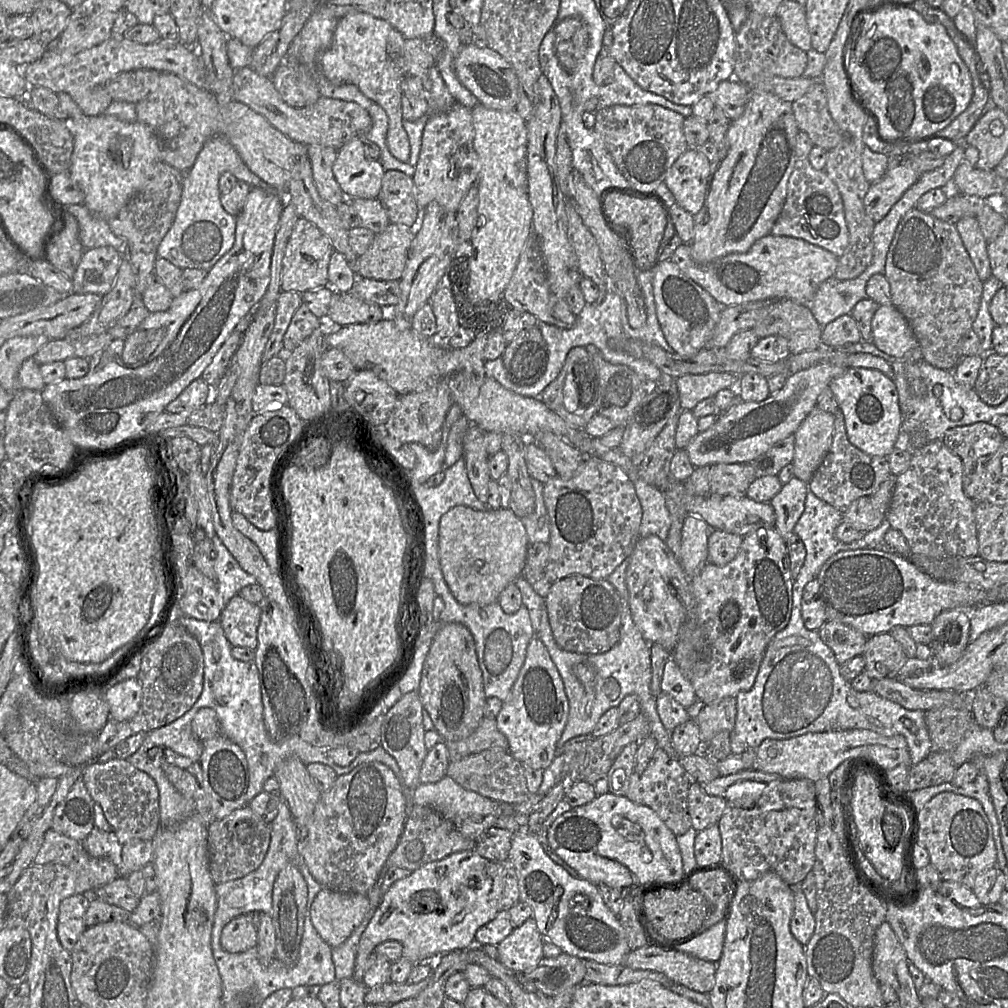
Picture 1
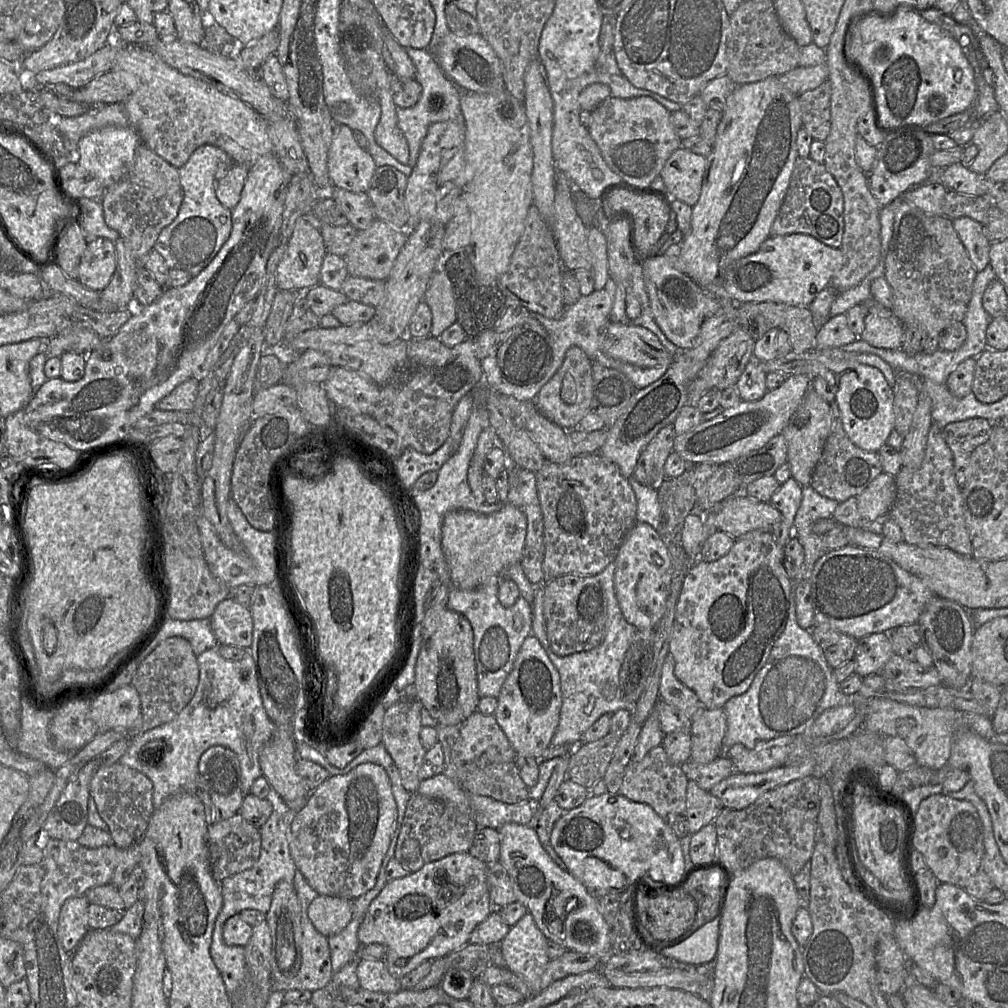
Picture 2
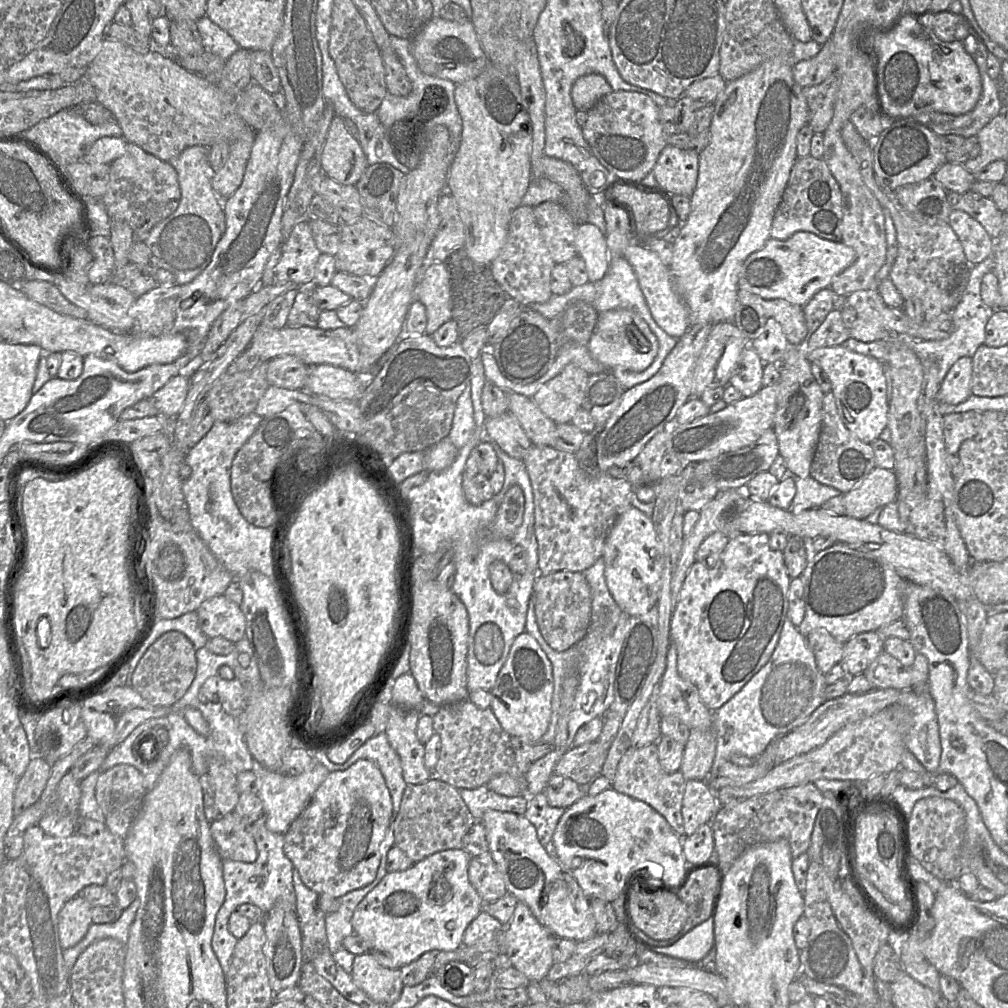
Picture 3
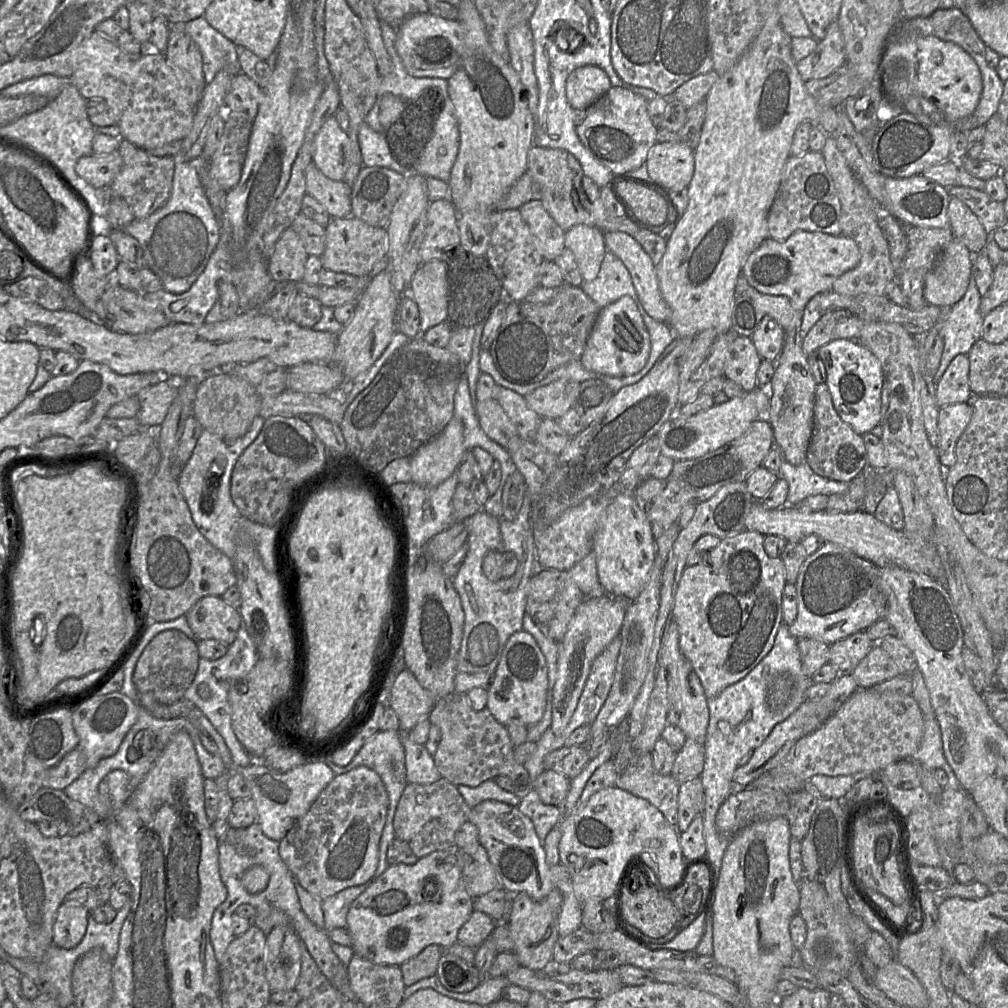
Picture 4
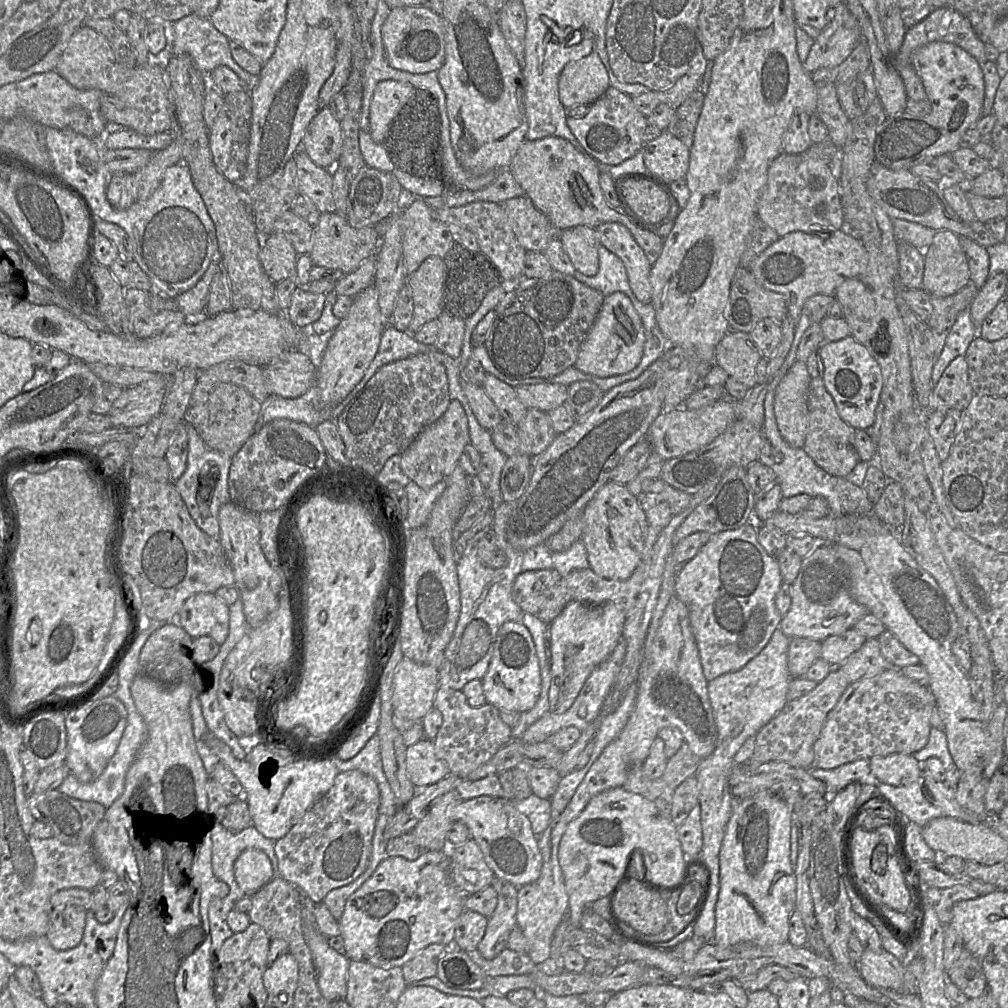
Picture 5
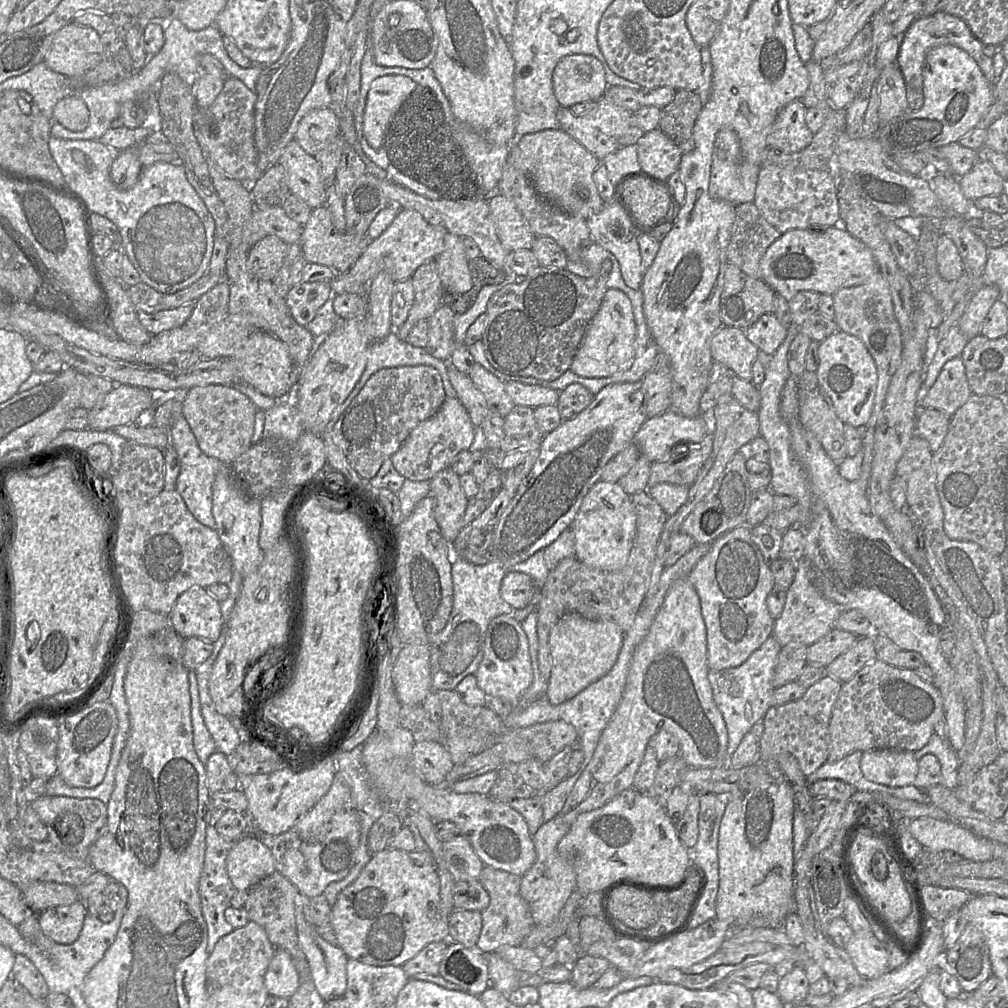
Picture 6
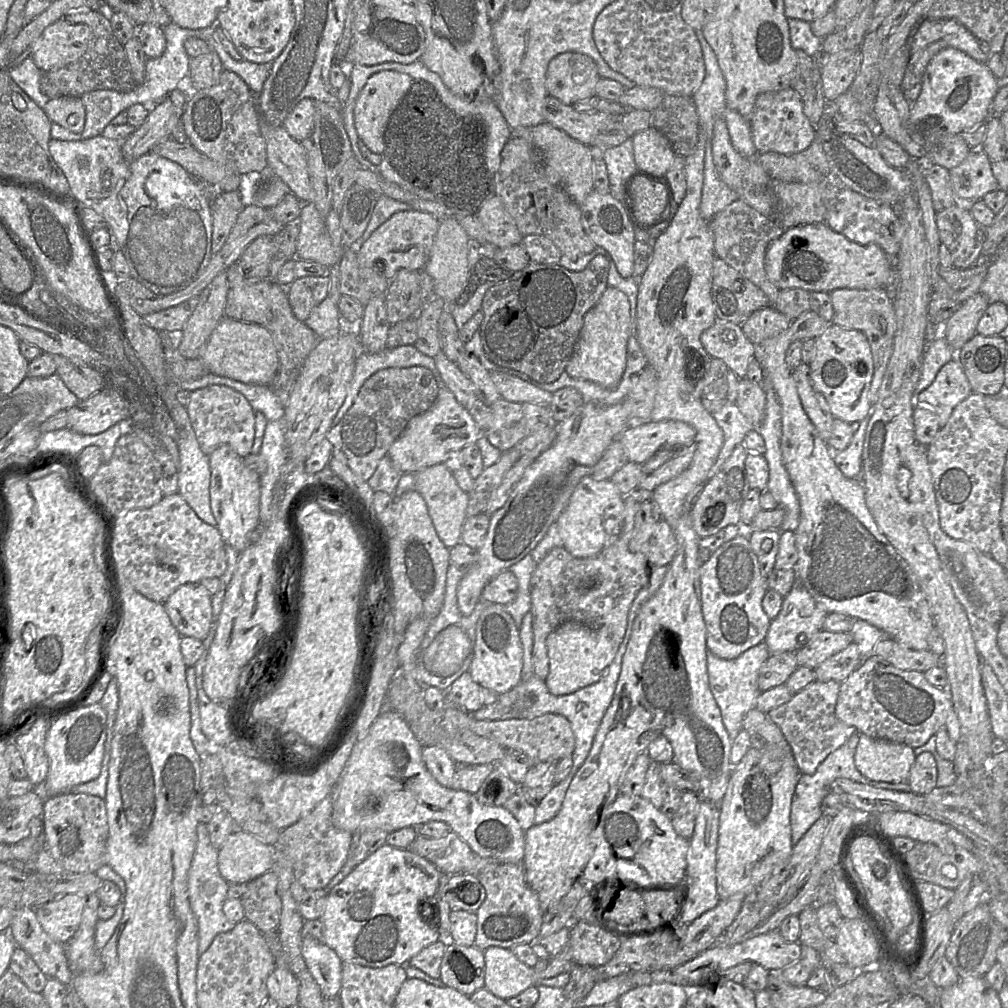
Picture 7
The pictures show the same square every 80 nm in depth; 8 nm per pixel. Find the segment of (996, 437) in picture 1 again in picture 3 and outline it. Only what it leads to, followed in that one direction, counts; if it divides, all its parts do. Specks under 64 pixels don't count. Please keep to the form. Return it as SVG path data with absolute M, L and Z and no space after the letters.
M967 411L943 416L943 434L948 456L948 465L954 479L962 473L962 464L958 456L961 444L973 438L979 431L982 413Z

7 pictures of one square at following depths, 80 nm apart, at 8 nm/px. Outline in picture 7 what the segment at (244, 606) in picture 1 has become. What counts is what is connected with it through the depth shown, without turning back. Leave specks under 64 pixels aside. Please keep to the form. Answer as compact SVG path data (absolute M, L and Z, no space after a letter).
M200 582L179 586L164 603L181 636L203 641L213 625L212 595Z

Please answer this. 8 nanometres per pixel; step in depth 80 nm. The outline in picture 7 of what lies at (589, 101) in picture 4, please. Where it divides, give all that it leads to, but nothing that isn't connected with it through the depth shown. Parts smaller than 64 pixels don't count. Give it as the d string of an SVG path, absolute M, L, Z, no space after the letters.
M565 52L551 59L545 85L548 95L566 105L595 96L595 86L600 76L596 63L587 55Z

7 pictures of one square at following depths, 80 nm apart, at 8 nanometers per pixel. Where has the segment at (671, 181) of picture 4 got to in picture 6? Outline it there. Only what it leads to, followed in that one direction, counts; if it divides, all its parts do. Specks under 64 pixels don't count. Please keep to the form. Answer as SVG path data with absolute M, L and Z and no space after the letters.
M658 128L645 132L636 143L641 172L668 179L678 171L682 152Z

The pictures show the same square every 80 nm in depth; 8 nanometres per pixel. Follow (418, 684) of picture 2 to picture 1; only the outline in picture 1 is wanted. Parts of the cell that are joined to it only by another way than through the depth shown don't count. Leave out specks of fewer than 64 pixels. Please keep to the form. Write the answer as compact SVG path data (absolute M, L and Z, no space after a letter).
M446 623L437 631L423 663L418 695L442 741L461 740L478 727L486 696L473 636L463 624Z

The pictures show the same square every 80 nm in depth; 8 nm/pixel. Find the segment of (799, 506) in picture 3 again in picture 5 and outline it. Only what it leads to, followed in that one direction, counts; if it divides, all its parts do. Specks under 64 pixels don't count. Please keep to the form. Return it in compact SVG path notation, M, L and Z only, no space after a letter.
M790 348L778 372L772 378L768 378L766 384L767 393L764 400L763 434L773 449L775 464L772 466L772 470L776 474L775 482L780 486L782 497L792 497L799 494L807 494L811 497L823 497L827 500L831 515L872 514L873 504L868 500L865 492L860 487L869 463L860 460L845 478L832 476L821 469L806 453L804 448L795 448L787 443L778 429L774 413L775 392L782 378L796 361L796 352L797 348Z

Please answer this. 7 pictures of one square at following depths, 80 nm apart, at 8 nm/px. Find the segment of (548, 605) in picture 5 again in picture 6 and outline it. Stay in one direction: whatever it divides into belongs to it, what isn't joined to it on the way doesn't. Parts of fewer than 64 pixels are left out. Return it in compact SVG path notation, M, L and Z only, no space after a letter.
M509 571L500 586L501 597L514 609L522 609L535 600L537 606L538 588L525 573Z

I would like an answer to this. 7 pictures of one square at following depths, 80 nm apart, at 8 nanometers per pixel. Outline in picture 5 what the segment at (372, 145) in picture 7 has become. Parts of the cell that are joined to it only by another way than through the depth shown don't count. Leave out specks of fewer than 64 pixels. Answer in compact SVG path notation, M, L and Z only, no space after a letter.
M391 79L376 85L369 110L369 133L375 142L384 143L391 121L415 89L408 82Z

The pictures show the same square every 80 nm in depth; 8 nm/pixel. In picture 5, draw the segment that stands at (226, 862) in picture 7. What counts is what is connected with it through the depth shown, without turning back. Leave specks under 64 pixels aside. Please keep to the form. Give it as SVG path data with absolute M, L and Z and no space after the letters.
M255 848L245 849L238 856L234 875L245 895L253 895L275 876L267 854Z

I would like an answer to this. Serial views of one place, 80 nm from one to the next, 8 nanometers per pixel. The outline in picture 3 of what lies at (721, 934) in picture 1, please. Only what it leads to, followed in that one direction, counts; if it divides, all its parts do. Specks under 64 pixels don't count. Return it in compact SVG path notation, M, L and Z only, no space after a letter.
M714 917L702 922L676 943L662 947L660 953L689 961L699 963L714 945Z

